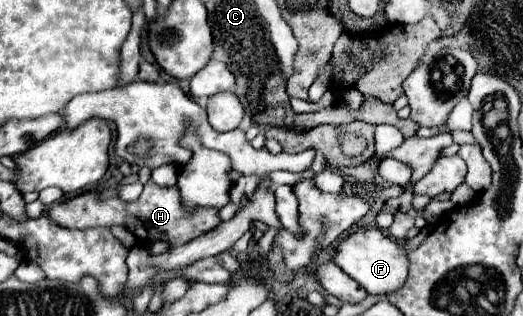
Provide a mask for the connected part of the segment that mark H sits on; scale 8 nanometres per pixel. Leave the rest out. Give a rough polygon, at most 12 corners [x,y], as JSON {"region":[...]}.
{"region":[[147,182],[135,202],[101,192],[47,210],[67,228],[123,226],[169,250],[221,224],[187,210],[179,186]]}

